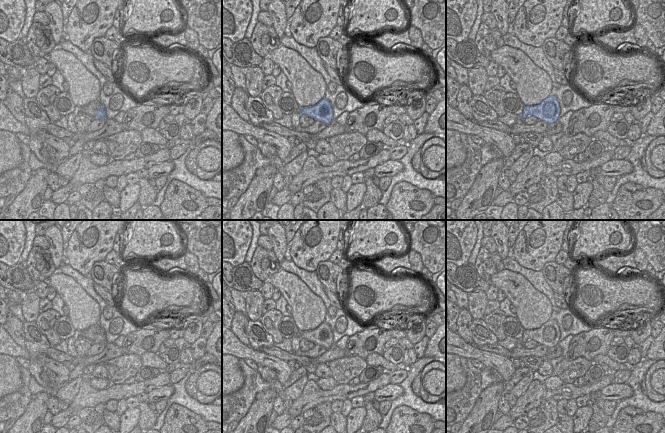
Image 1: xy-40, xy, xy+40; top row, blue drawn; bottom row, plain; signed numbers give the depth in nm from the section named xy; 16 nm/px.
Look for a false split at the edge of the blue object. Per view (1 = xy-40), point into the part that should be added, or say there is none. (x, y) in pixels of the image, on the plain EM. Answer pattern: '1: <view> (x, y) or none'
1: none

